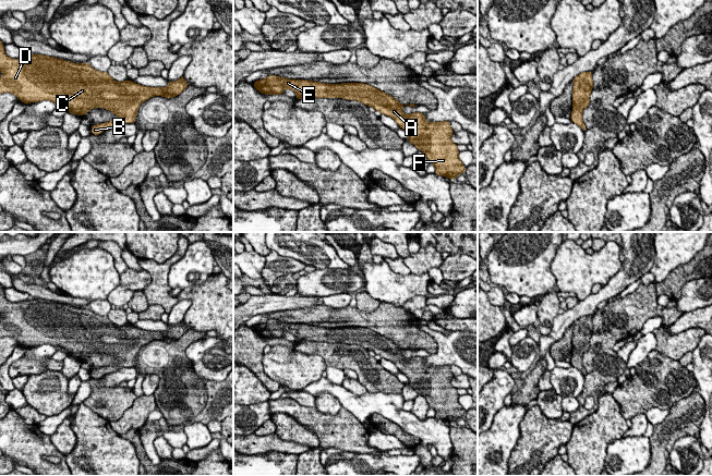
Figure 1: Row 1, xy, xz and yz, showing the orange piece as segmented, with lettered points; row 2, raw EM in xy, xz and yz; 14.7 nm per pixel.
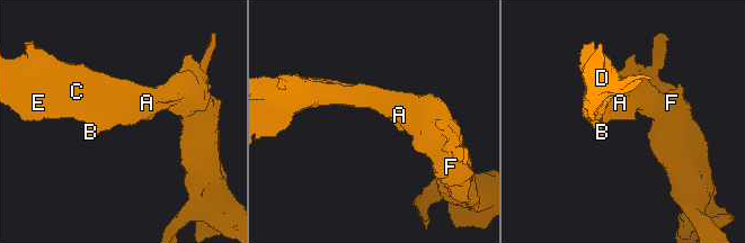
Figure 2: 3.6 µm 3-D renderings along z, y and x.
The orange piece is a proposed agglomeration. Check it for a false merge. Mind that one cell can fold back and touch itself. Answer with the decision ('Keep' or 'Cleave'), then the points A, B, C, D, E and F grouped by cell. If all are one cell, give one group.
Keep. Groups: A B C D E F

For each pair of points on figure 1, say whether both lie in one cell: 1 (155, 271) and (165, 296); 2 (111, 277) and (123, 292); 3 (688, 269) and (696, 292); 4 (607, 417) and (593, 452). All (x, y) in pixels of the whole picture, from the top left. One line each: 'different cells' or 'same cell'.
1: same cell
2: different cells
3: different cells
4: same cell

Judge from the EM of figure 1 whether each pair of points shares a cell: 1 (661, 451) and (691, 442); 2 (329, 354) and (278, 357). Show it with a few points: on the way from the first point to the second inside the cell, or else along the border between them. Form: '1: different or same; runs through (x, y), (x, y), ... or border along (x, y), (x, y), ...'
1: different; border along (696, 436), (680, 437), (674, 443), (667, 460)
2: different; border along (293, 349), (306, 354), (318, 354), (326, 366)

